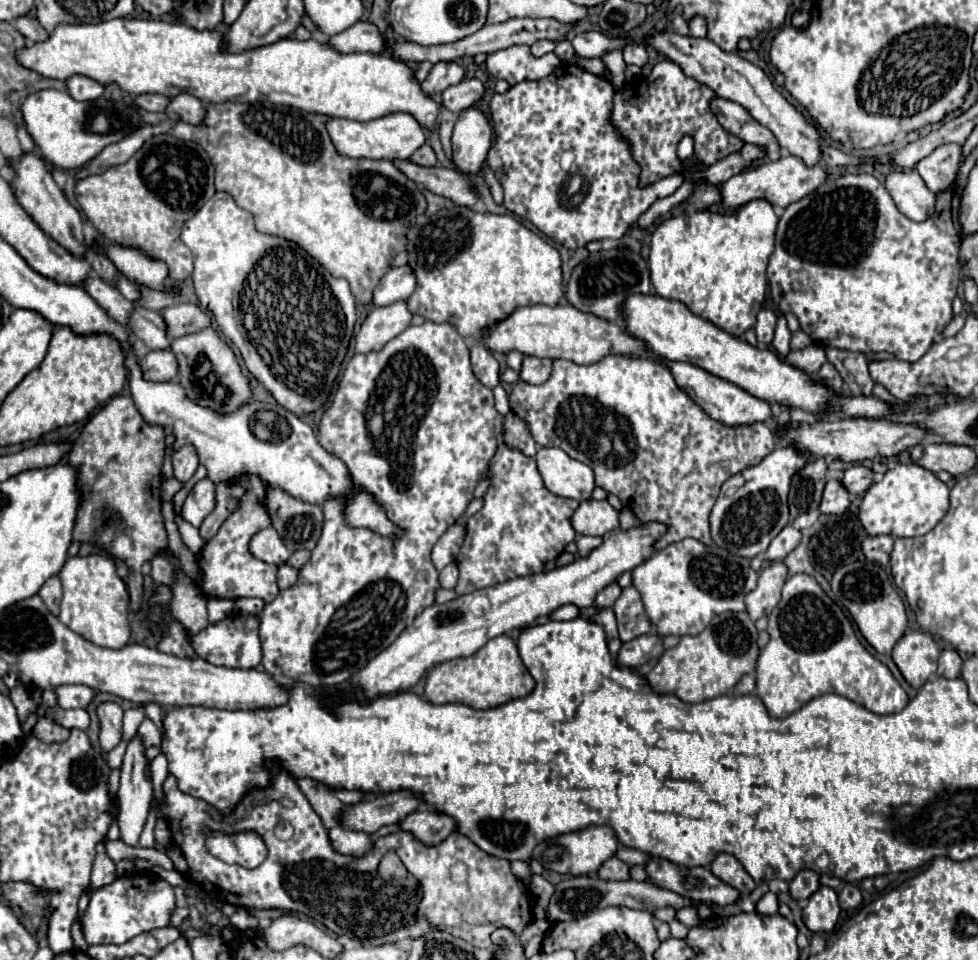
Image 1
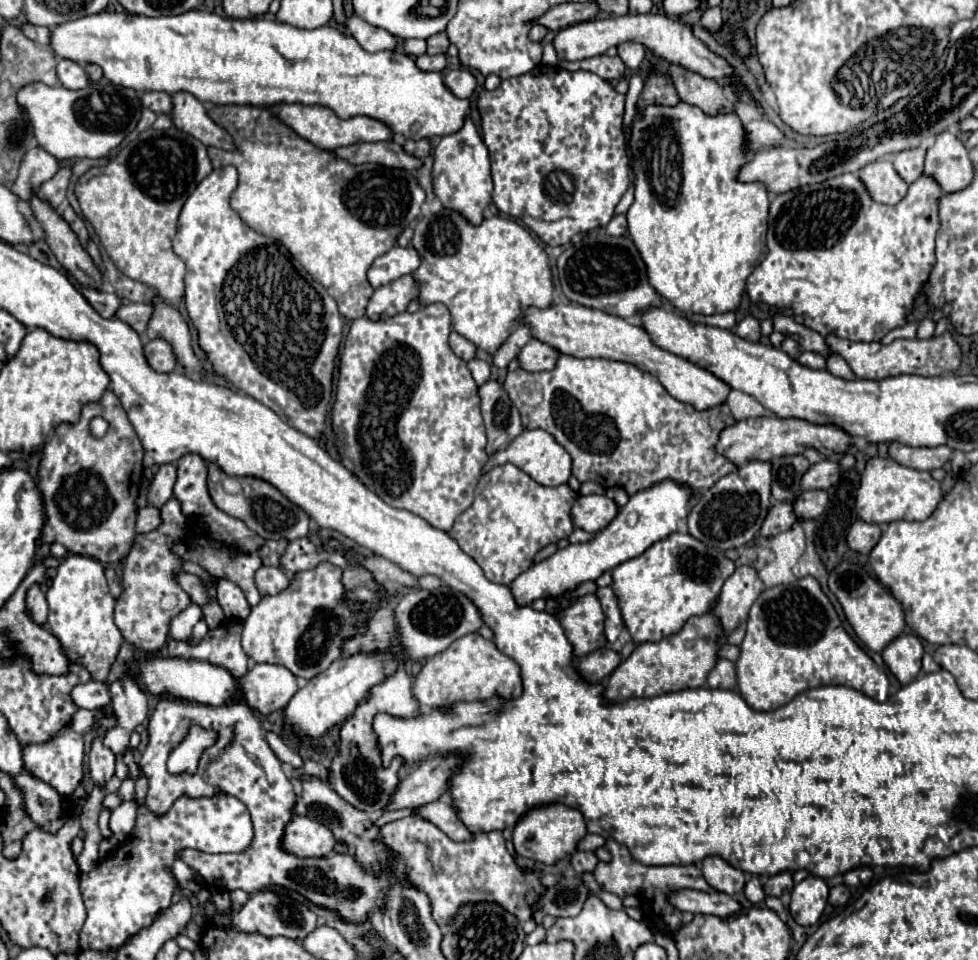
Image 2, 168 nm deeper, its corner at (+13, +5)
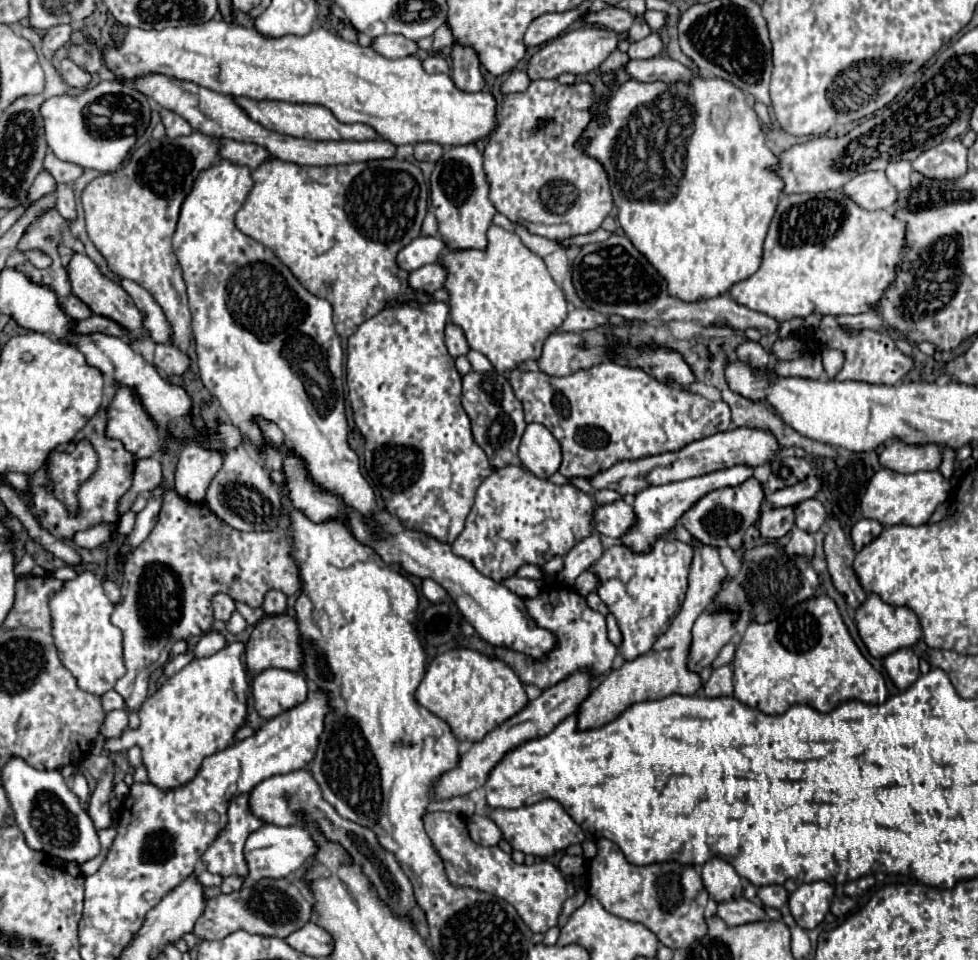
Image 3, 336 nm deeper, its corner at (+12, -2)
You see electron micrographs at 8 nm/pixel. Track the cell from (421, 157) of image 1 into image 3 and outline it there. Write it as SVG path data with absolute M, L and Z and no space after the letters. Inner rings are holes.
M425 142L425 144L417 144L415 146L415 160L429 160L429 162L437 162L443 154L443 146L439 144L431 144L431 142Z

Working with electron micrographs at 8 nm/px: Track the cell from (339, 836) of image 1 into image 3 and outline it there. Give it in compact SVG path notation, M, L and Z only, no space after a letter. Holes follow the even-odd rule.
M267 824L263 828L259 828L257 832L253 832L247 838L245 844L245 858L249 864L249 876L243 882L243 888L253 886L257 880L265 878L265 876L275 876L275 878L287 878L289 874L297 872L299 868L303 868L307 862L311 862L317 854L317 844L313 840L313 836L303 828L303 826L273 826Z

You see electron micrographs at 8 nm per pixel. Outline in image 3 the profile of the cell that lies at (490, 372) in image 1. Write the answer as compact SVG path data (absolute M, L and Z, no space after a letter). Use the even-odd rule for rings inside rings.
M447 322L447 326L445 326L445 344L447 344L447 350L453 358L465 356L469 352L469 344L465 340L463 330L451 322Z

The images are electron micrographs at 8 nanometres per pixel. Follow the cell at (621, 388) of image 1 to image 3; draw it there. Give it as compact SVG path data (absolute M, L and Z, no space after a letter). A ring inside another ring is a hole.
M605 360L597 366L577 370L569 376L555 378L543 372L519 372L513 370L509 376L515 396L521 400L525 410L525 422L543 424L561 444L563 462L559 472L567 478L593 478L603 470L609 470L621 460L641 460L653 454L665 454L681 450L689 442L713 436L729 430L731 412L725 402L711 402L699 394L657 382L639 368L629 368L613 360Z

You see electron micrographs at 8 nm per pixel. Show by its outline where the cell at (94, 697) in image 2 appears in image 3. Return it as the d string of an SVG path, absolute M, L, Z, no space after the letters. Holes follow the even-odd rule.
M109 690L101 696L101 704L103 704L103 710L105 712L111 712L111 710L117 710L117 708L125 708L125 702L123 698L115 692L115 690Z

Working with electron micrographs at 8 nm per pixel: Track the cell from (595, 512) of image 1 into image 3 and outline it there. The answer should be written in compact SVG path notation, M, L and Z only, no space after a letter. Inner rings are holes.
M625 500L595 506L593 510L593 528L601 536L621 538L633 526L633 522L635 522L633 508Z

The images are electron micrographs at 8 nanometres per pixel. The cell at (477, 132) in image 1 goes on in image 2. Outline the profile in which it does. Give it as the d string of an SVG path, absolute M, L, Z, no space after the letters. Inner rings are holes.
M468 117L464 127L452 135L440 139L434 149L434 167L432 167L432 187L436 197L446 209L458 211L468 223L480 225L484 219L484 209L492 201L492 175L490 175L490 157L484 141L478 135L472 119Z

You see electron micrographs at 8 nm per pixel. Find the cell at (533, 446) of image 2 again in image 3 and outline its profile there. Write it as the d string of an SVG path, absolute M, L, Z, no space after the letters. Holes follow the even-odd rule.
M529 424L519 444L521 464L537 478L547 480L561 466L561 446L541 424Z

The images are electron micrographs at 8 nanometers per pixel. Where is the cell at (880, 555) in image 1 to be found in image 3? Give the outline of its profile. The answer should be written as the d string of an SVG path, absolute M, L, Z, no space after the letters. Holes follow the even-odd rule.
M861 518L861 520L853 526L853 530L851 530L851 538L853 538L855 550L859 552L863 546L867 546L869 542L873 542L881 532L883 532L883 526L881 526L877 520Z

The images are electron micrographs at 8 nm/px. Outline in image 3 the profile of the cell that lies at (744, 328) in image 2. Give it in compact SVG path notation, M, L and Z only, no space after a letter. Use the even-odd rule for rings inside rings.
M743 342L737 346L737 358L755 366L755 368L767 368L769 366L769 352L759 342Z

